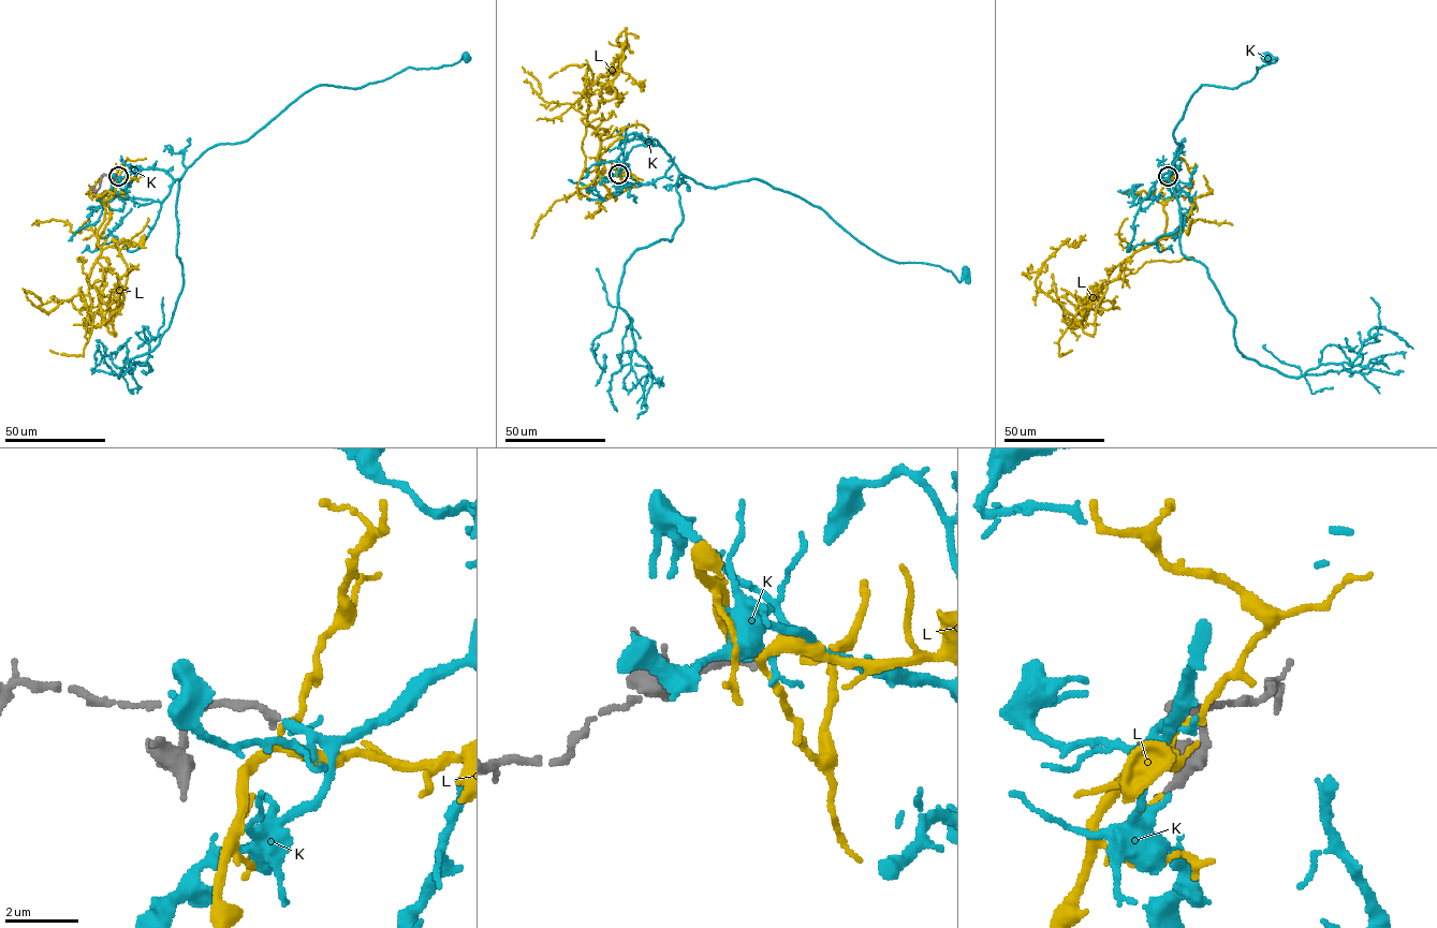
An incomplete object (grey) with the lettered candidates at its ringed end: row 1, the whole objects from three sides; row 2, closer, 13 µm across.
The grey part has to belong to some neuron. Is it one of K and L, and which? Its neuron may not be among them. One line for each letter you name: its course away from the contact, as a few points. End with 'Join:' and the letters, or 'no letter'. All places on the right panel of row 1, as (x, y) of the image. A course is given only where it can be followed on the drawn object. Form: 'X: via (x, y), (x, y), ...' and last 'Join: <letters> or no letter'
K: via (1169, 176), (1178, 168), (1158, 179), (1181, 150), (1173, 130), (1191, 96), (1250, 80), (1276, 60), (1266, 57)
Join: K

